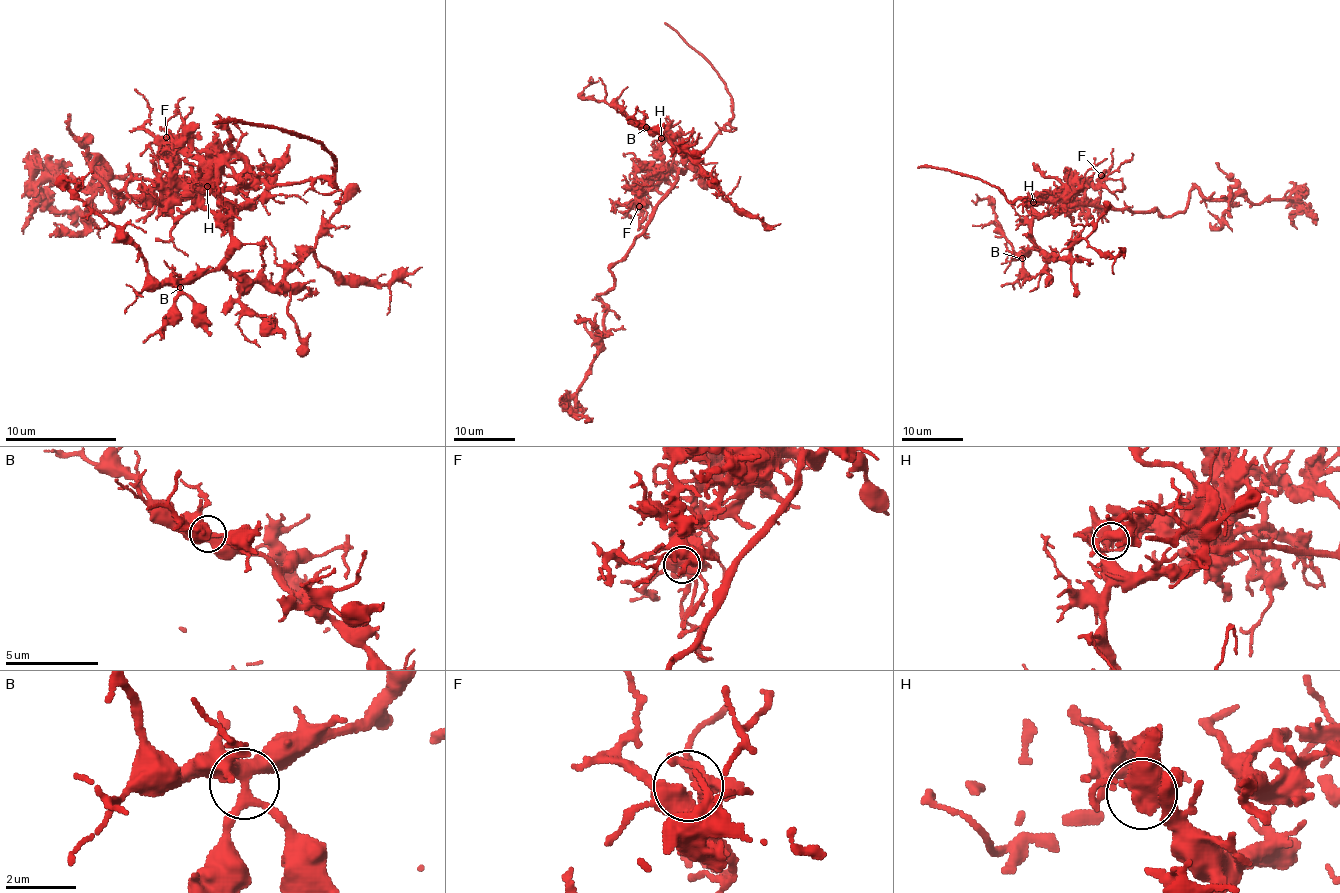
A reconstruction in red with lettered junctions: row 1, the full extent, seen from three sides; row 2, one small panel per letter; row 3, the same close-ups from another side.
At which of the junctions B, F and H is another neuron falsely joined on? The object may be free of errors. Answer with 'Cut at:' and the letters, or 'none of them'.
Cut at: H

